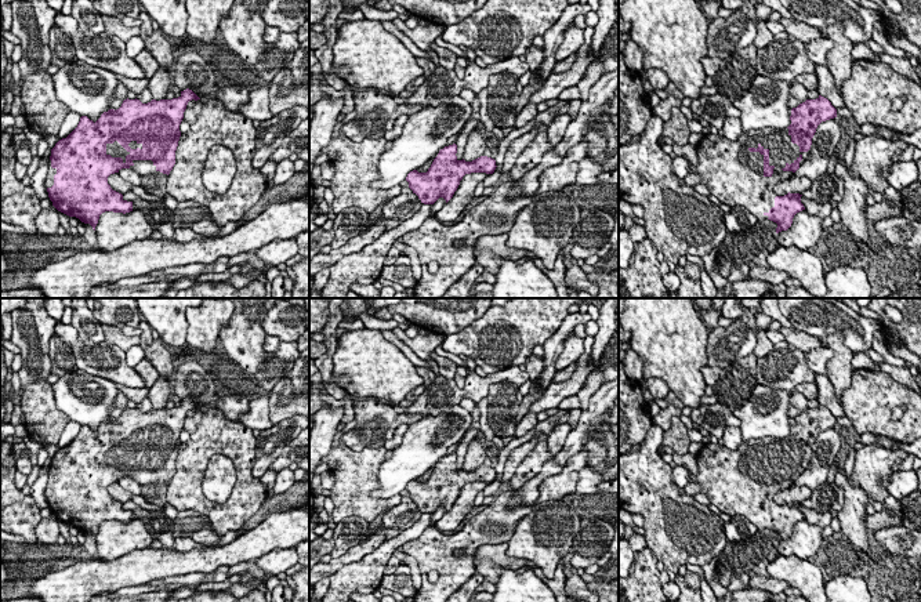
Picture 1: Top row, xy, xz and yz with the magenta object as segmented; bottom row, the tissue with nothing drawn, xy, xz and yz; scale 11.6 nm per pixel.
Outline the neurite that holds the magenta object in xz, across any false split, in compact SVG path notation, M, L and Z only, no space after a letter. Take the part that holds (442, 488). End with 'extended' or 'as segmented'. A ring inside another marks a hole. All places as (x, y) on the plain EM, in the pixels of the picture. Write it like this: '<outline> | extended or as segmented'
M449 454L439 460L427 482L413 479L407 483L409 497L418 505L421 512L434 514L439 507L446 512L453 507L460 490L465 483L486 482L493 483L496 469L481 465L472 471L458 469L457 454Z | as segmented

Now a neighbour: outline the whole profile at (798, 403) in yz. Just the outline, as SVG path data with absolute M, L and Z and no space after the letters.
M793 391L790 398L790 407L787 410L788 417L793 418L805 411L808 409L808 402L809 399L806 399L802 394Z

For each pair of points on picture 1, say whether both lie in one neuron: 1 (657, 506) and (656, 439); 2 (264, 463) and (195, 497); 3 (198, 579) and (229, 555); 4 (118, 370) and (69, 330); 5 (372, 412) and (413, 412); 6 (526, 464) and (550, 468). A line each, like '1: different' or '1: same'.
1: same
2: different
3: different
4: same
5: same
6: different

